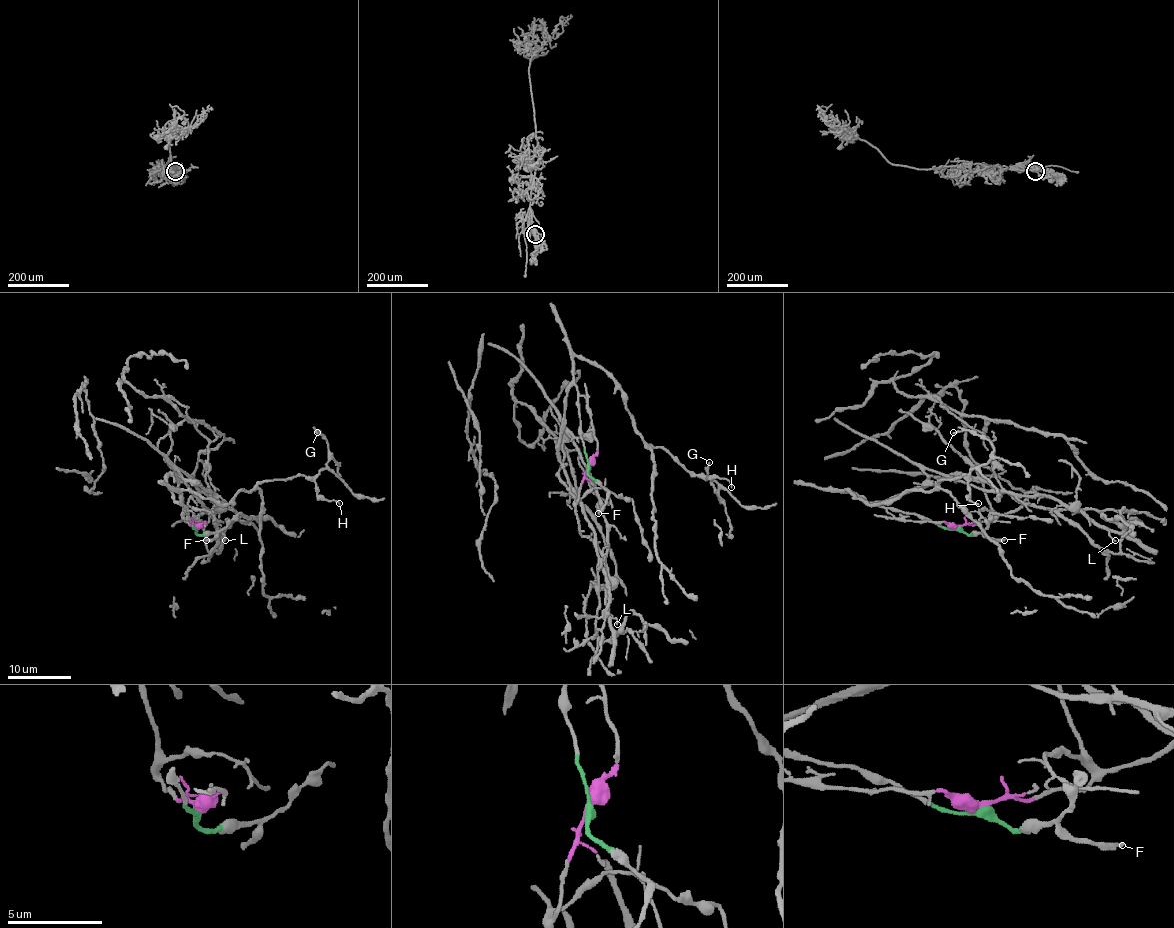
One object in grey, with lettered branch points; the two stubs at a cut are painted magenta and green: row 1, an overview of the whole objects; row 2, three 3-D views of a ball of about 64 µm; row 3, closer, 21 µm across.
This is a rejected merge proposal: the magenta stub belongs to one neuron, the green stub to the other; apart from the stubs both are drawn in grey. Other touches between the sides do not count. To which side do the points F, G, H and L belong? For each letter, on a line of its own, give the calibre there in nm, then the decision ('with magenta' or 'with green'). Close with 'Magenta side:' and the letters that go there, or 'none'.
F: 200 nm thick; with green
G: 130 nm thick; with green
H: 130 nm thick; with green
L: 100 nm thick; with magenta
Magenta side: L

